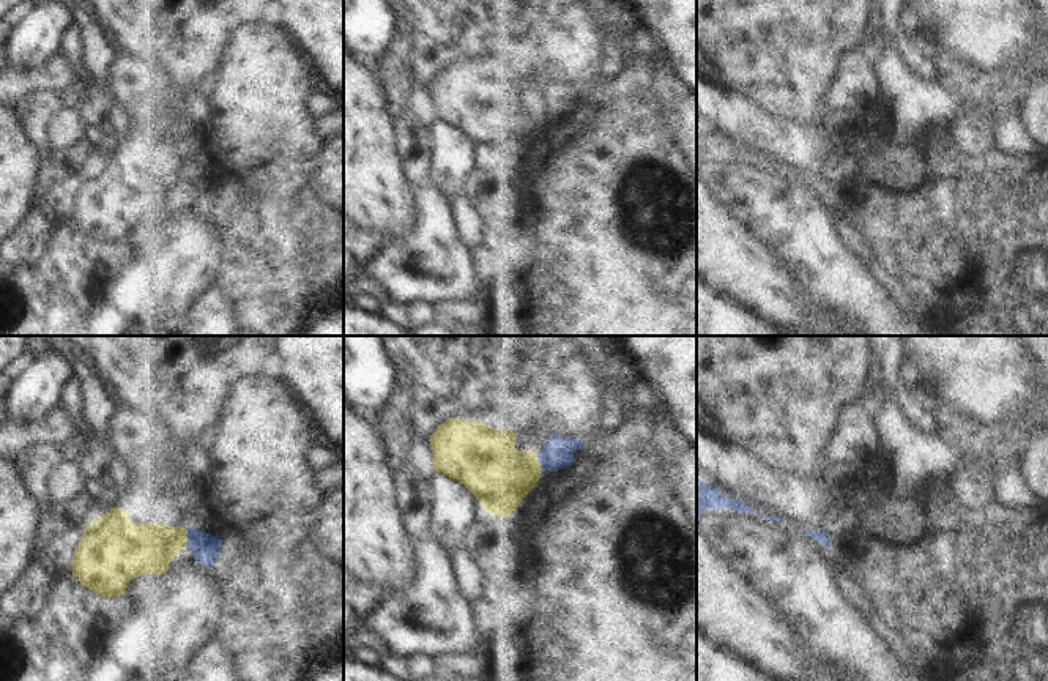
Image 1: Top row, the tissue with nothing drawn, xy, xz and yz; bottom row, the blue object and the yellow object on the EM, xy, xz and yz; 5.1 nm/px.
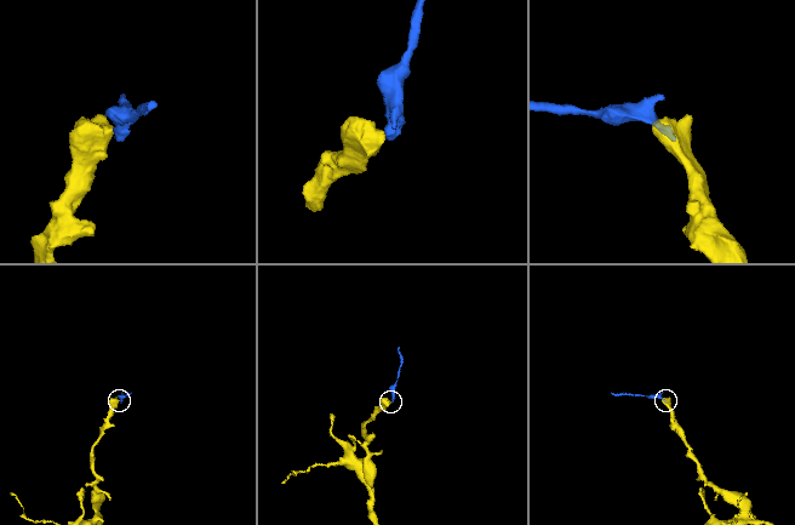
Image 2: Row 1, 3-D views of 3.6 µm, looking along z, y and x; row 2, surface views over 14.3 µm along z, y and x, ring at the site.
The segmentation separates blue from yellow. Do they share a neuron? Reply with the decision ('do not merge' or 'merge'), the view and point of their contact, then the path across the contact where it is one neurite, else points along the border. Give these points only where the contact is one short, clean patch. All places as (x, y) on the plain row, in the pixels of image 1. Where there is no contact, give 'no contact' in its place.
do not merge | xy (188, 185) | along xy (186, 177), (188, 191)

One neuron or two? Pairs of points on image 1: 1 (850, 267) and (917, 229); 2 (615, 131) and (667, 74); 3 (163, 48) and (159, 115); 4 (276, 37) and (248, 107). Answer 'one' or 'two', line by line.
1: two
2: two
3: one
4: one

